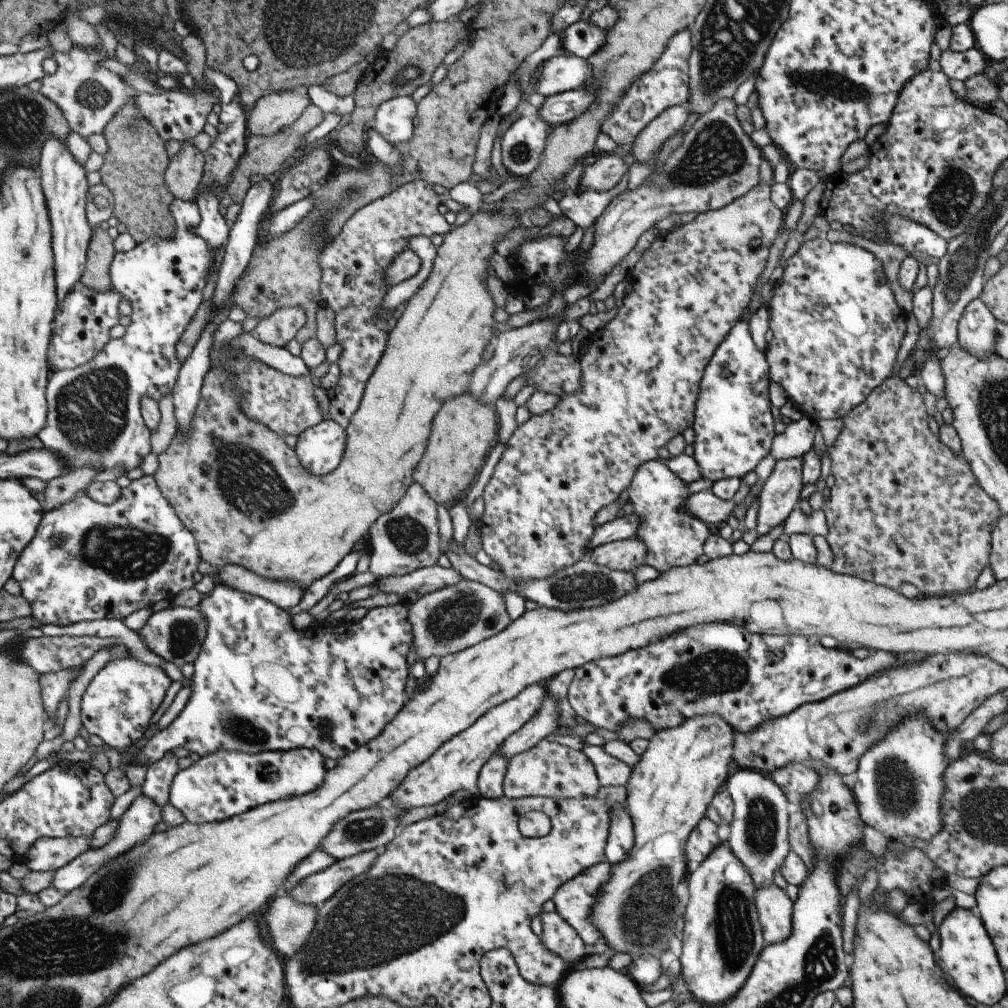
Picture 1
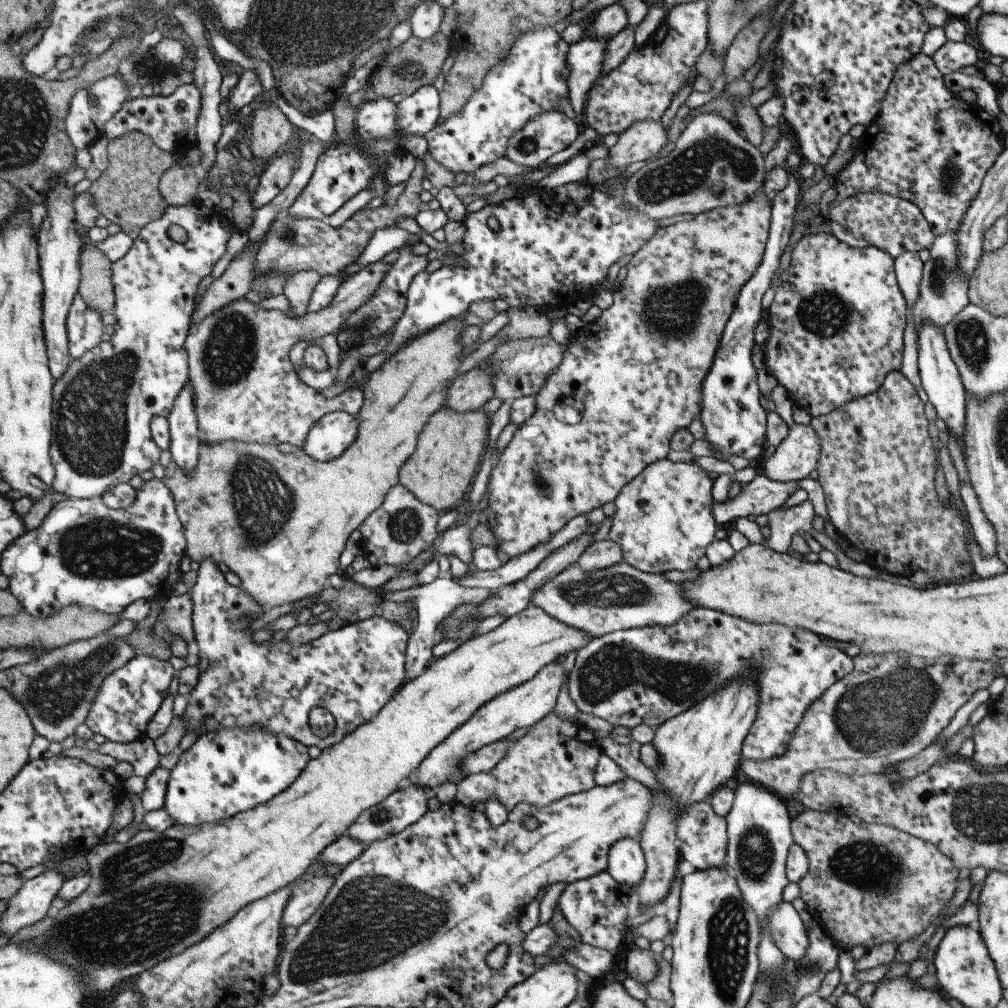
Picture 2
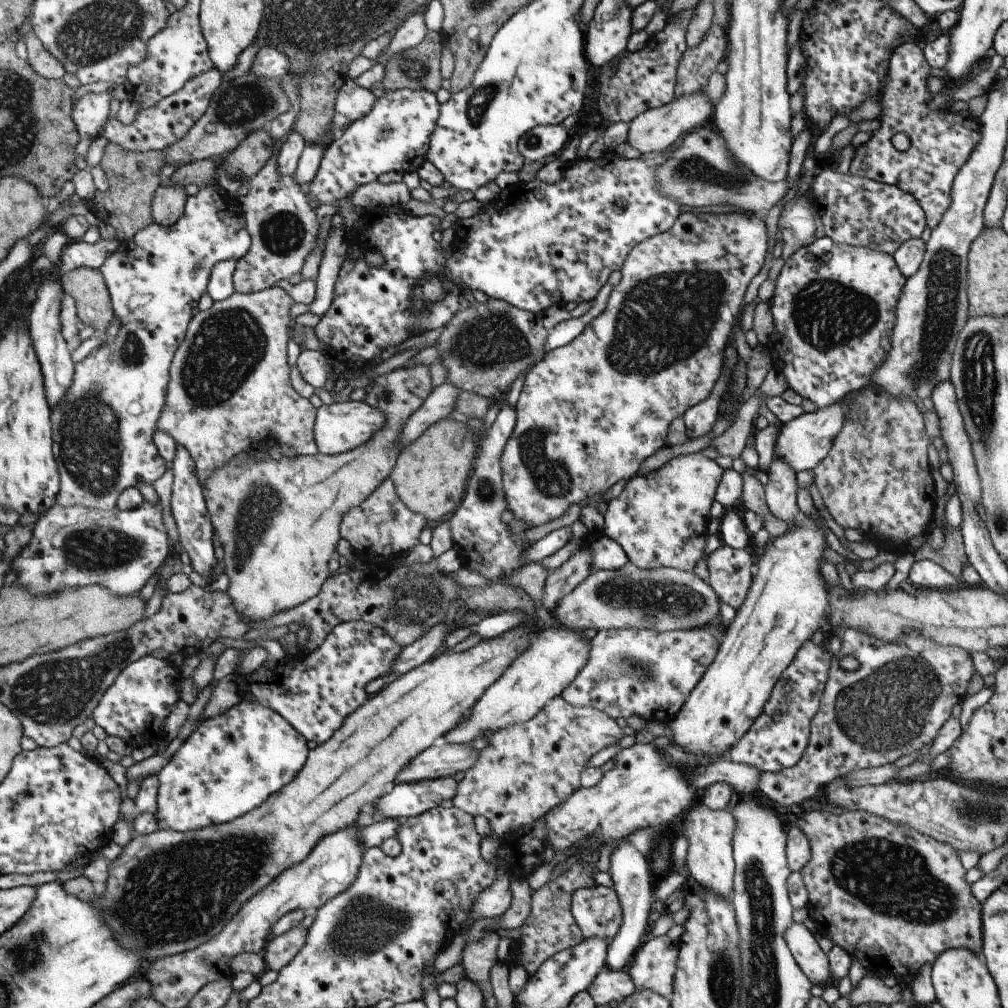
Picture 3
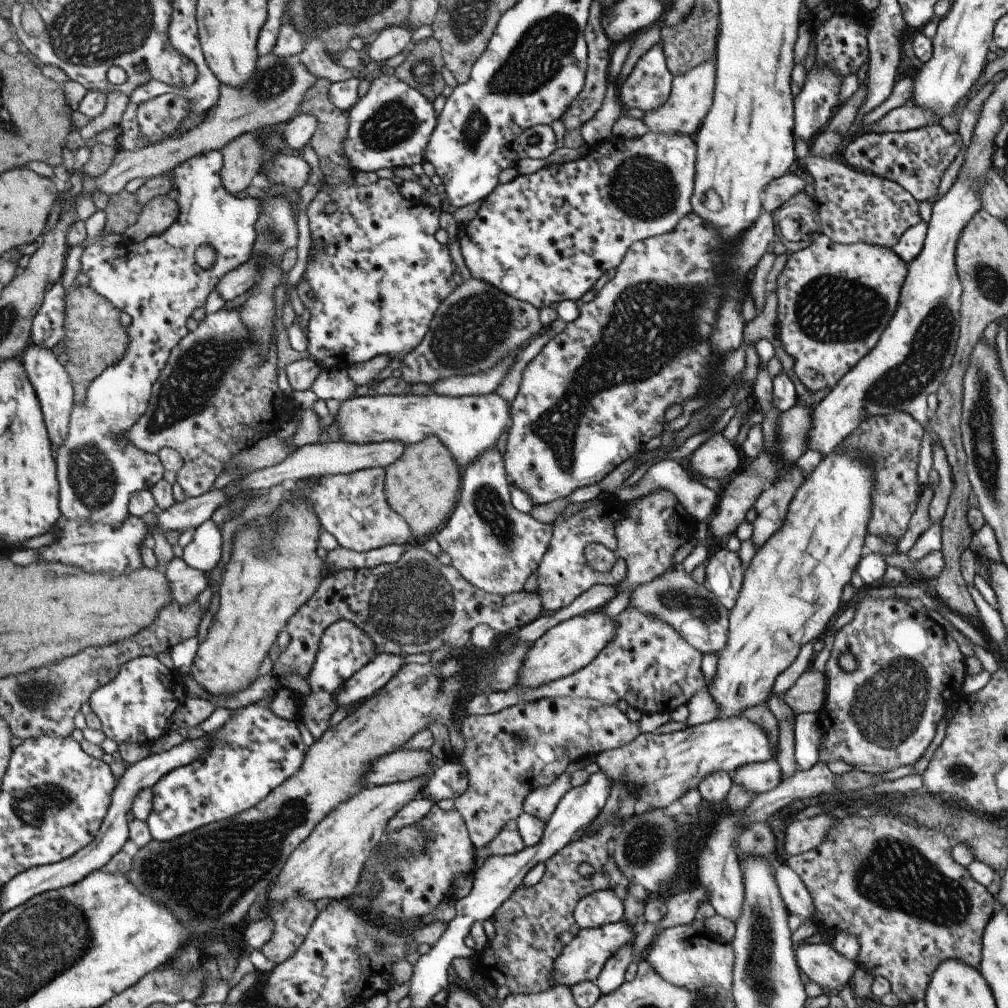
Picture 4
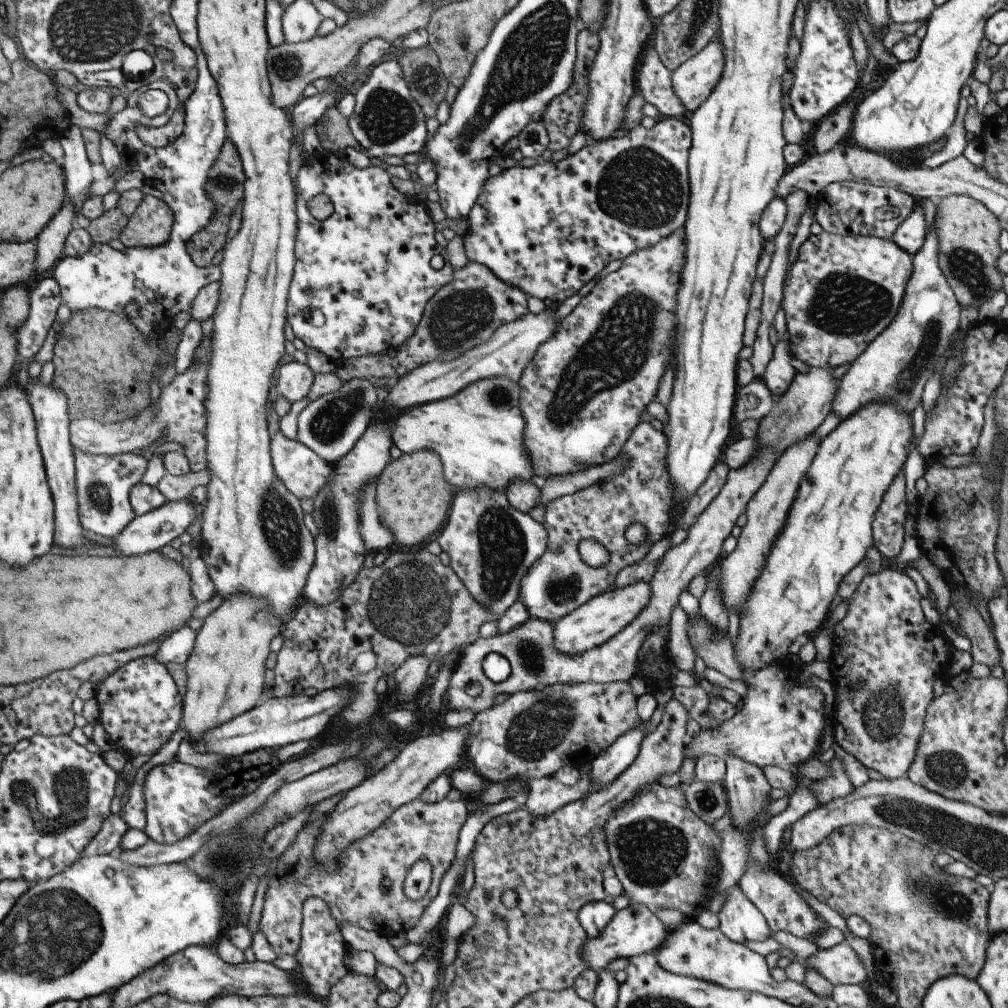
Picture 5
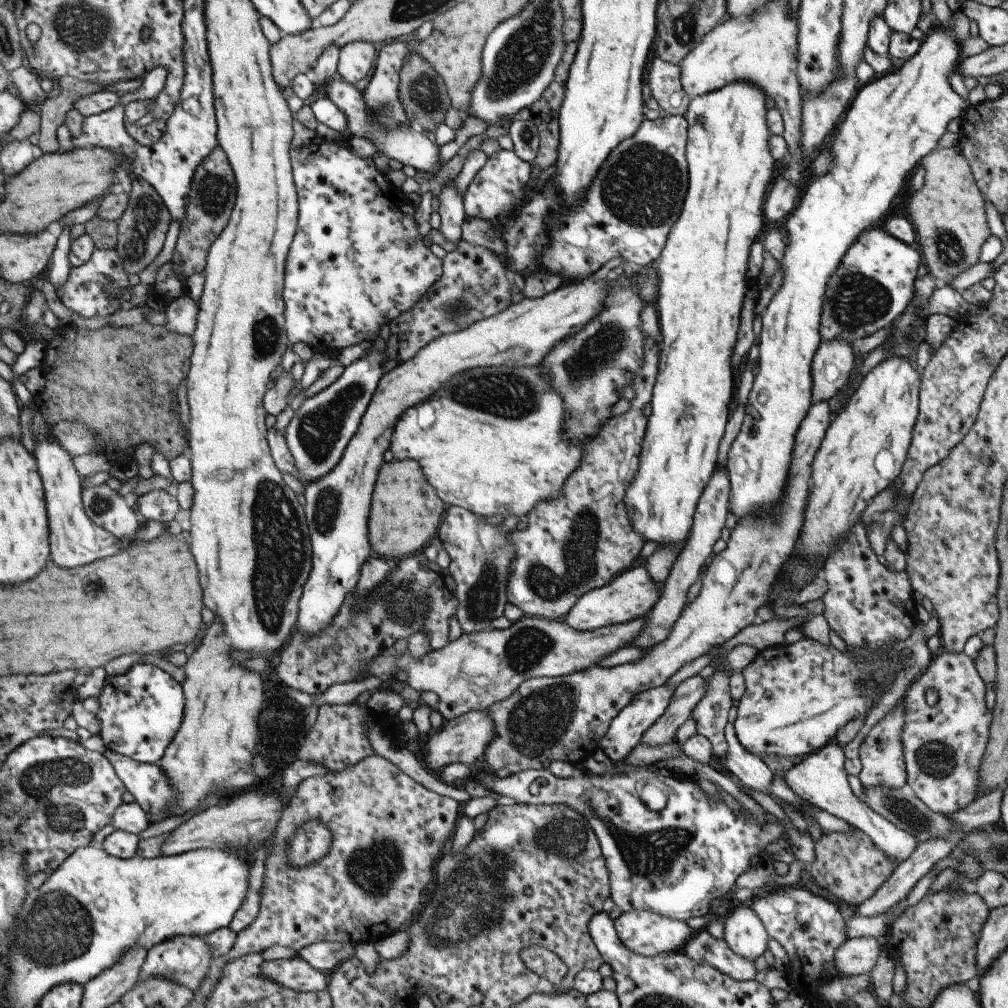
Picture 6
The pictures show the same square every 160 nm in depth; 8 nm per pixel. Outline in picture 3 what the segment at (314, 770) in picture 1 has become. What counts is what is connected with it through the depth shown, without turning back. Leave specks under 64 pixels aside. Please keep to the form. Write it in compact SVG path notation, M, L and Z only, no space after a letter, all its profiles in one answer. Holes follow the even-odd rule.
M241 699L241 702L216 717L201 720L158 772L154 812L158 830L194 831L249 812L293 780L306 761L307 753L306 740L286 720L259 702L250 703Z

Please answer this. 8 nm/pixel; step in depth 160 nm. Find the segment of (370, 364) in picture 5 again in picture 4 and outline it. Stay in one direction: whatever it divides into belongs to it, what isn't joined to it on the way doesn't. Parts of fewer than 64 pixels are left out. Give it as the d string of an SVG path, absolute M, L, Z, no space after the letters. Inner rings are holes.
M472 277L463 281L459 287L455 287L453 292L445 298L444 301L441 301L441 304L437 307L431 322L429 323L427 332L423 335L421 342L417 344L417 346L411 351L408 352L403 358L400 360L400 367L394 375L401 377L406 383L413 384L417 382L425 382L428 385L433 385L438 380L446 379L449 377L456 377L459 375L474 375L483 371L488 371L490 368L493 368L498 361L503 359L508 353L513 355L518 349L521 351L526 344L530 342L531 339L535 338L543 331L543 326L538 319L538 310L533 308L532 305L526 303L525 301L520 301L519 299L513 298L500 290L497 290L494 286L487 284L486 282L473 279Z

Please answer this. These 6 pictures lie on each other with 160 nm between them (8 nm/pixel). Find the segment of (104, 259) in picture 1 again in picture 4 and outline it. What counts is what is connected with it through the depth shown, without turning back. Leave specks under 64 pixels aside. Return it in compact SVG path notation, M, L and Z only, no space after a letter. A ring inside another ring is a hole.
M73 283L65 295L65 308L67 335L64 352L69 356L66 369L71 377L75 402L82 403L88 384L124 355L128 336L126 328L119 323L119 311L104 296L92 291L89 285L76 286Z

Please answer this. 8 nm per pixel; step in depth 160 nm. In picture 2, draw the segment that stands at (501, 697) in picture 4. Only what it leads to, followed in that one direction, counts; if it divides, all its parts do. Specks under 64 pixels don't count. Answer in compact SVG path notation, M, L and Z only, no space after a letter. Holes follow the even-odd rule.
M693 607L669 626L649 625L591 638L575 653L572 669L566 676L566 687L569 698L581 712L603 718L614 727L625 726L631 730L638 724L657 728L738 675L756 677L758 705L742 742L740 760L762 761L779 756L785 750L789 737L808 706L851 671L852 658L835 646L825 646L816 634L805 630L793 632L780 624L757 626L725 613Z

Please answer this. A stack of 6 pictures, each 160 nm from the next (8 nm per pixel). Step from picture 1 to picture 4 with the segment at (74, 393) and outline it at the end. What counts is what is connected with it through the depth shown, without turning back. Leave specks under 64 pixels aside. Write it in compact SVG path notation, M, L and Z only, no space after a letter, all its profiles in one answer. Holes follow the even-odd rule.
M209 151L199 156L194 156L189 160L183 161L178 164L169 174L172 176L173 188L178 192L178 198L176 203L178 204L177 218L171 223L171 226L159 233L158 235L149 235L142 241L135 241L123 238L116 246L103 247L98 242L92 243L80 256L80 272L87 274L89 280L88 285L92 288L92 291L97 292L98 295L104 296L118 311L129 314L131 321L128 327L126 327L126 333L128 341L124 355L114 364L108 366L98 374L86 388L86 395L82 403L74 402L72 405L71 418L68 419L68 432L63 442L63 446L59 450L55 449L53 456L55 456L55 464L57 464L57 480L59 480L59 512L66 518L71 520L78 520L78 522L91 522L91 523L107 523L113 526L120 525L120 522L127 519L129 514L127 512L127 501L132 492L139 491L144 488L146 491L150 491L157 480L161 480L164 471L163 465L159 460L159 457L153 453L143 452L141 449L134 447L130 443L129 439L126 439L126 432L133 426L136 420L145 412L149 395L155 381L157 380L159 371L165 366L167 357L170 350L183 338L187 333L185 327L185 320L190 316L191 312L199 306L203 306L206 301L207 295L216 288L217 281L230 270L233 270L236 266L239 266L242 262L245 262L251 254L252 244L254 241L255 231L254 224L257 218L259 200L245 197L239 199L230 195L221 184L220 181L220 168L222 165L222 156L220 151ZM211 245L214 250L214 263L207 269L203 270L196 265L193 260L193 252L198 246Z

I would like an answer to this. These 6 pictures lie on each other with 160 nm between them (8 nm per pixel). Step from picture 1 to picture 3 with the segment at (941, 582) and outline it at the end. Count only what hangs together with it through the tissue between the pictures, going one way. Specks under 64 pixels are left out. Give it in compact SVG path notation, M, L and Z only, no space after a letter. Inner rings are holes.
M867 387L866 389L859 389L857 392L845 395L841 400L842 404L846 405L846 413L844 414L844 424L841 425L840 431L832 438L831 446L827 456L811 469L813 474L813 483L818 488L821 500L831 518L841 526L841 528L857 528L862 531L865 536L864 540L873 543L878 550L890 549L892 552L897 552L902 555L906 552L906 546L911 542L911 538L915 536L922 536L924 543L927 534L929 534L929 524L931 522L931 515L934 508L934 501L936 495L933 487L933 479L931 479L931 467L927 463L926 451L929 444L929 438L925 433L923 427L922 414L917 409L917 406L911 399L907 399L905 395L901 395L900 399L891 396L885 391L879 391L877 387Z

